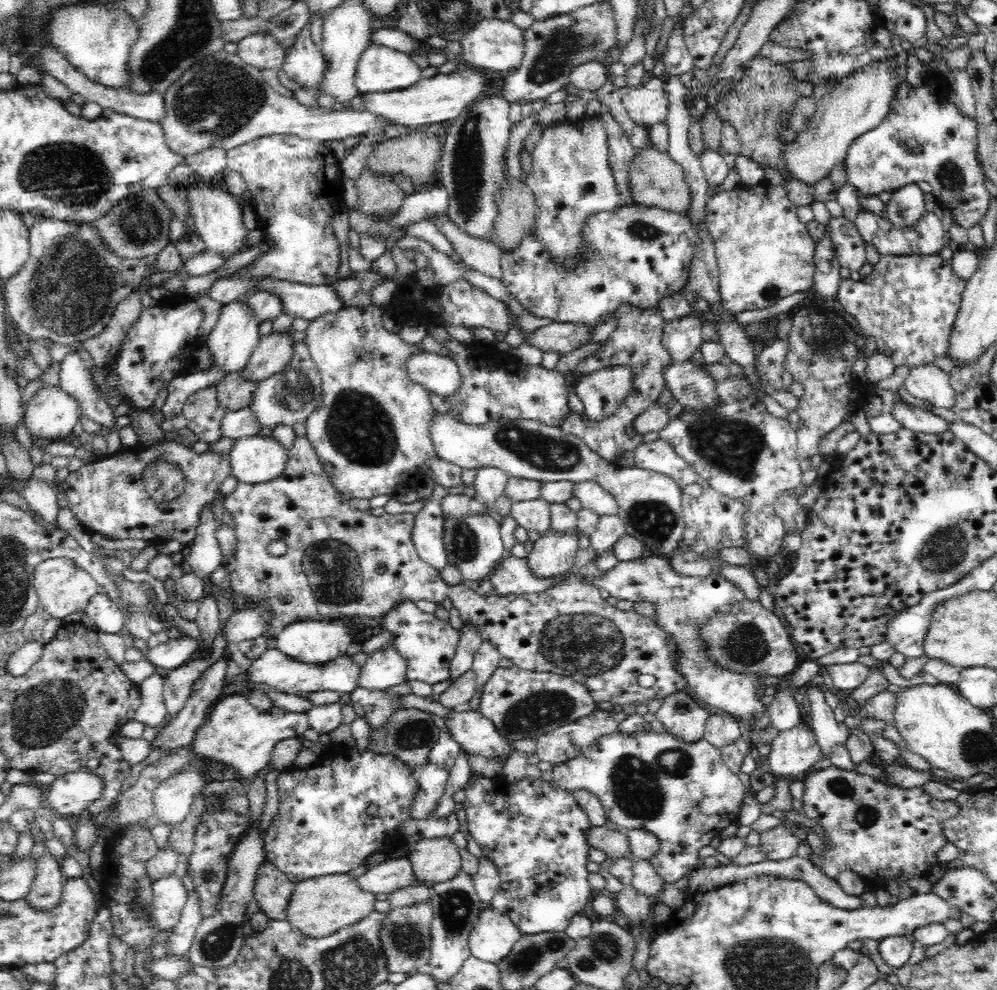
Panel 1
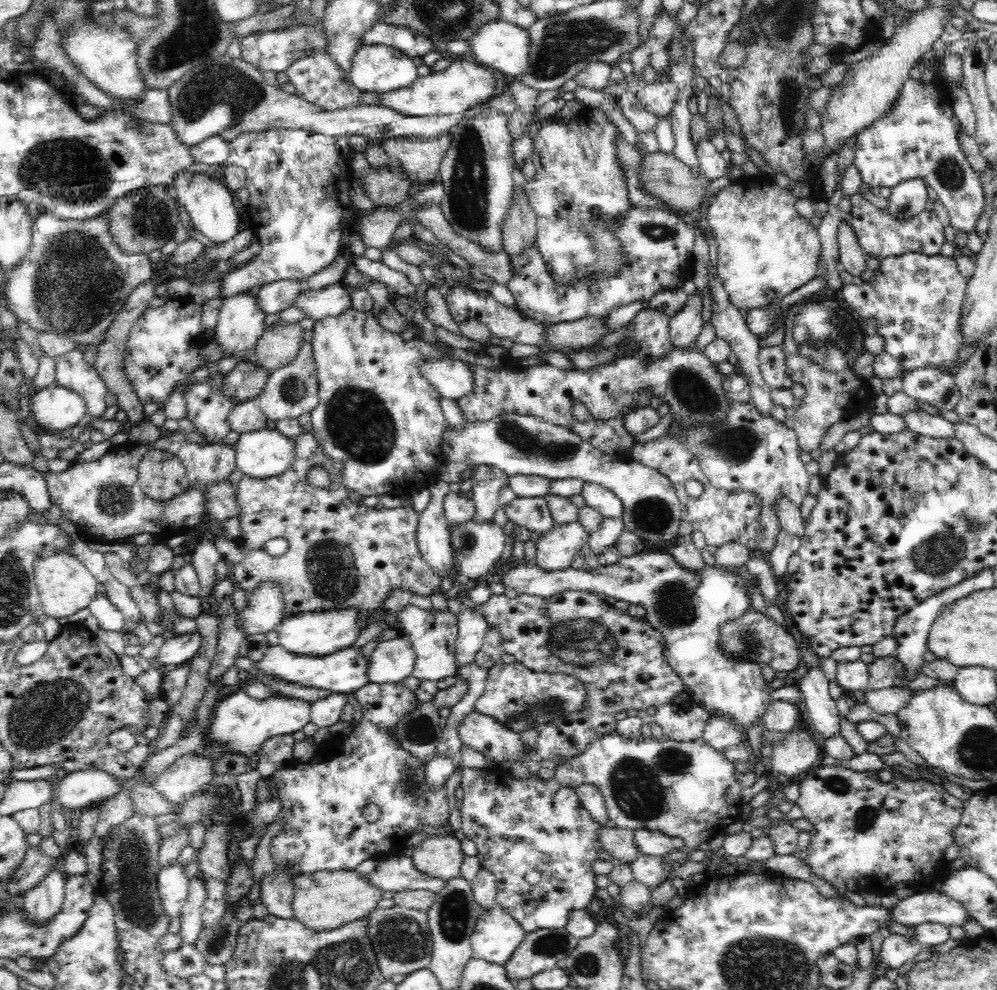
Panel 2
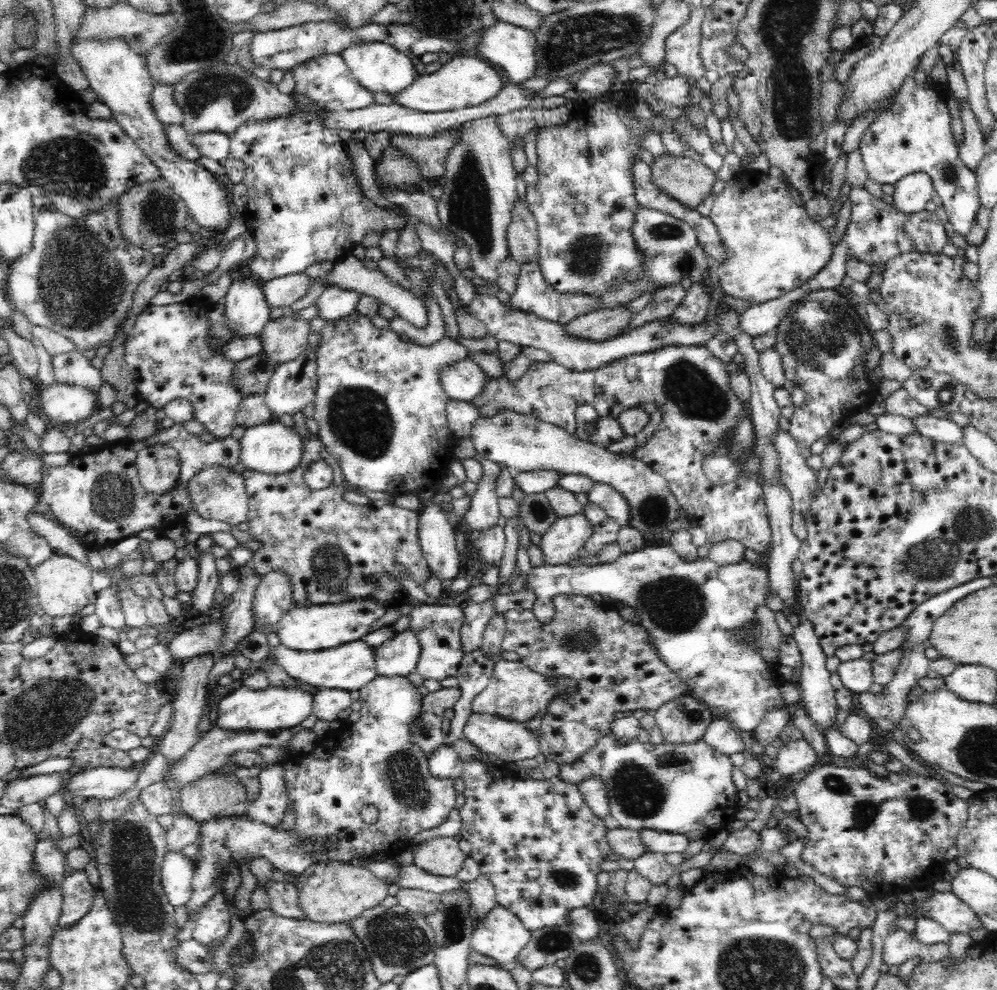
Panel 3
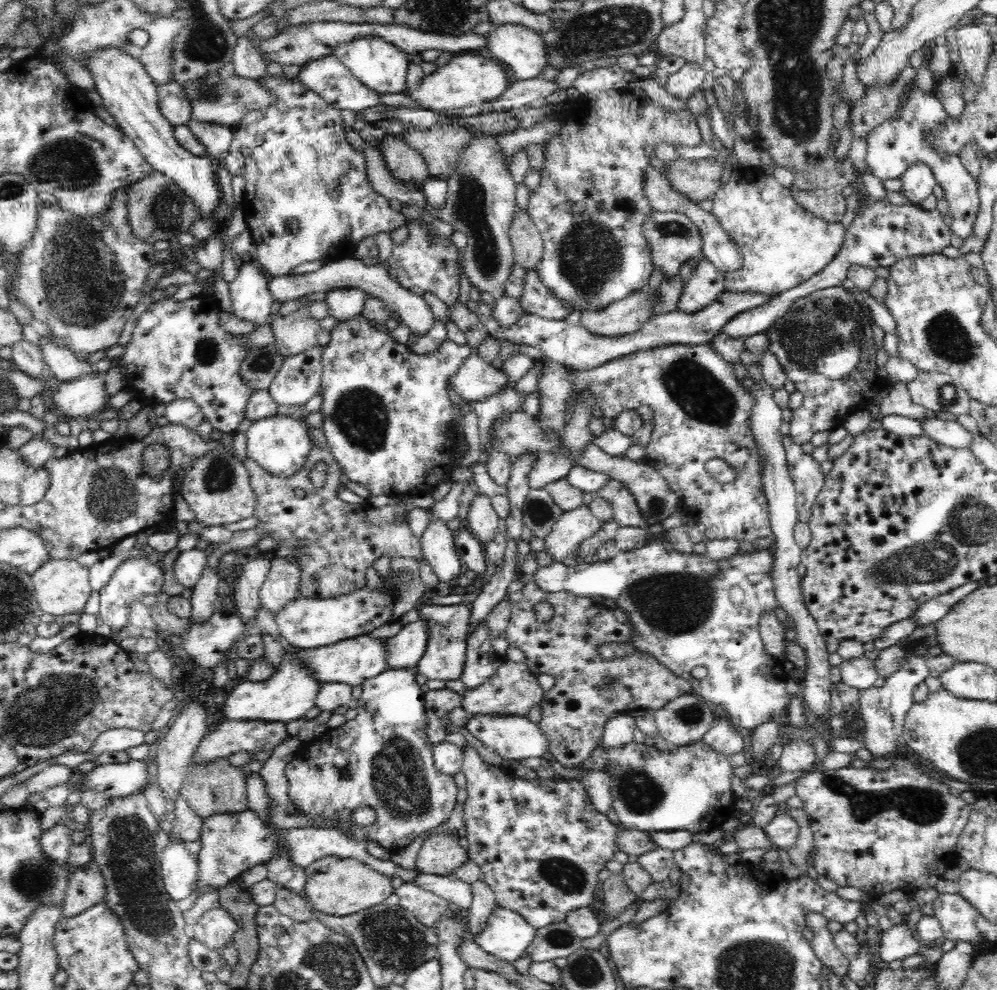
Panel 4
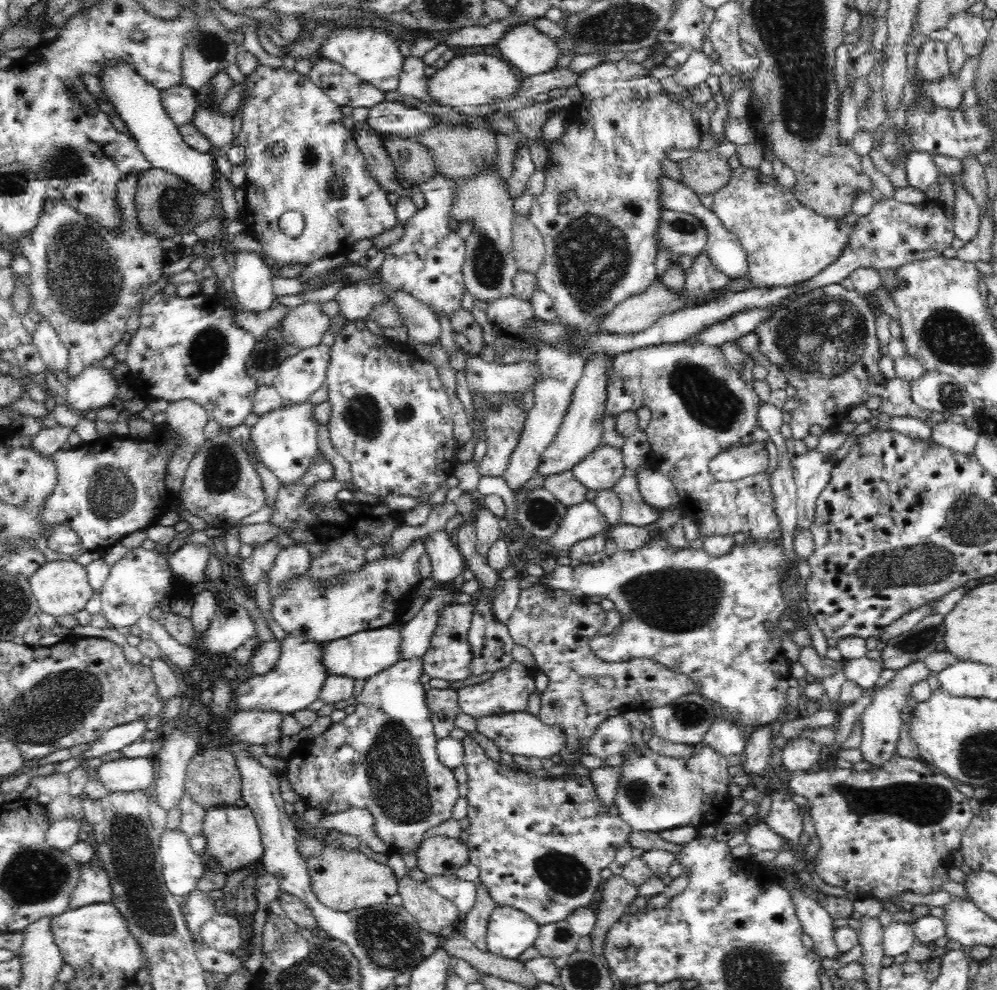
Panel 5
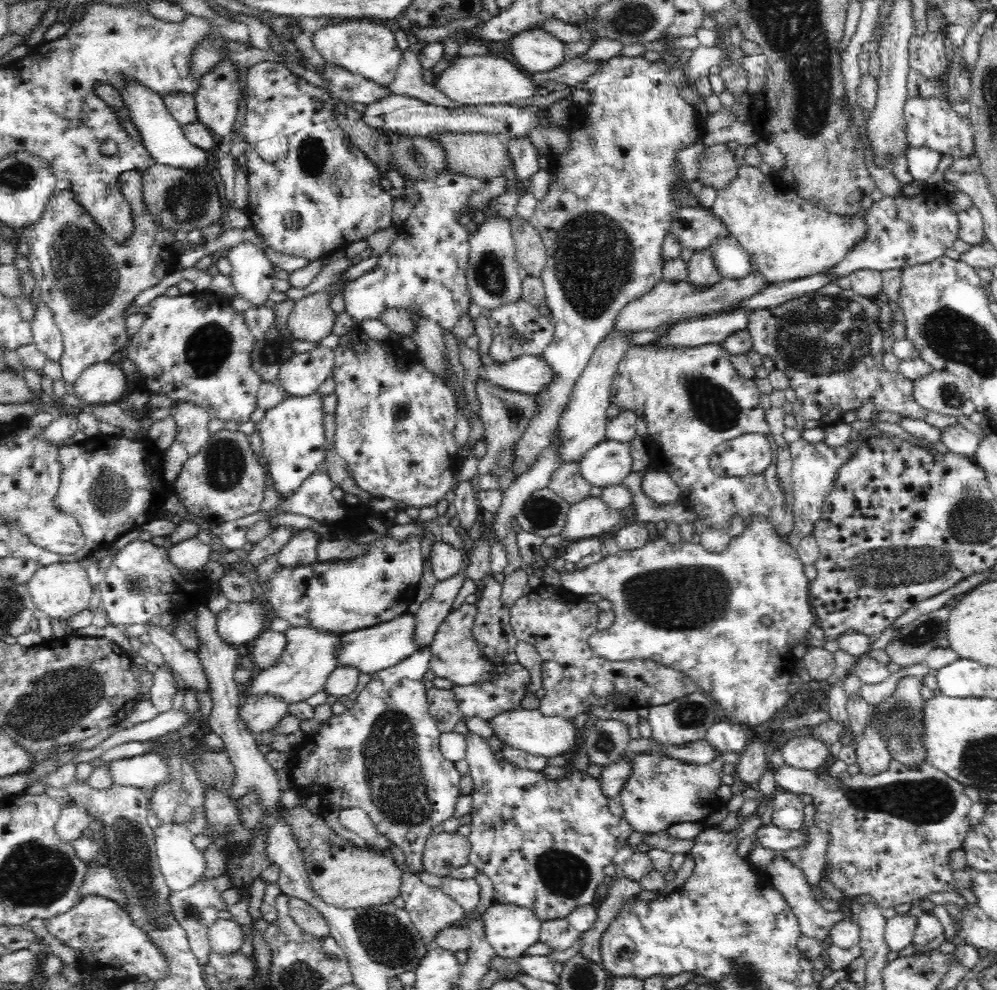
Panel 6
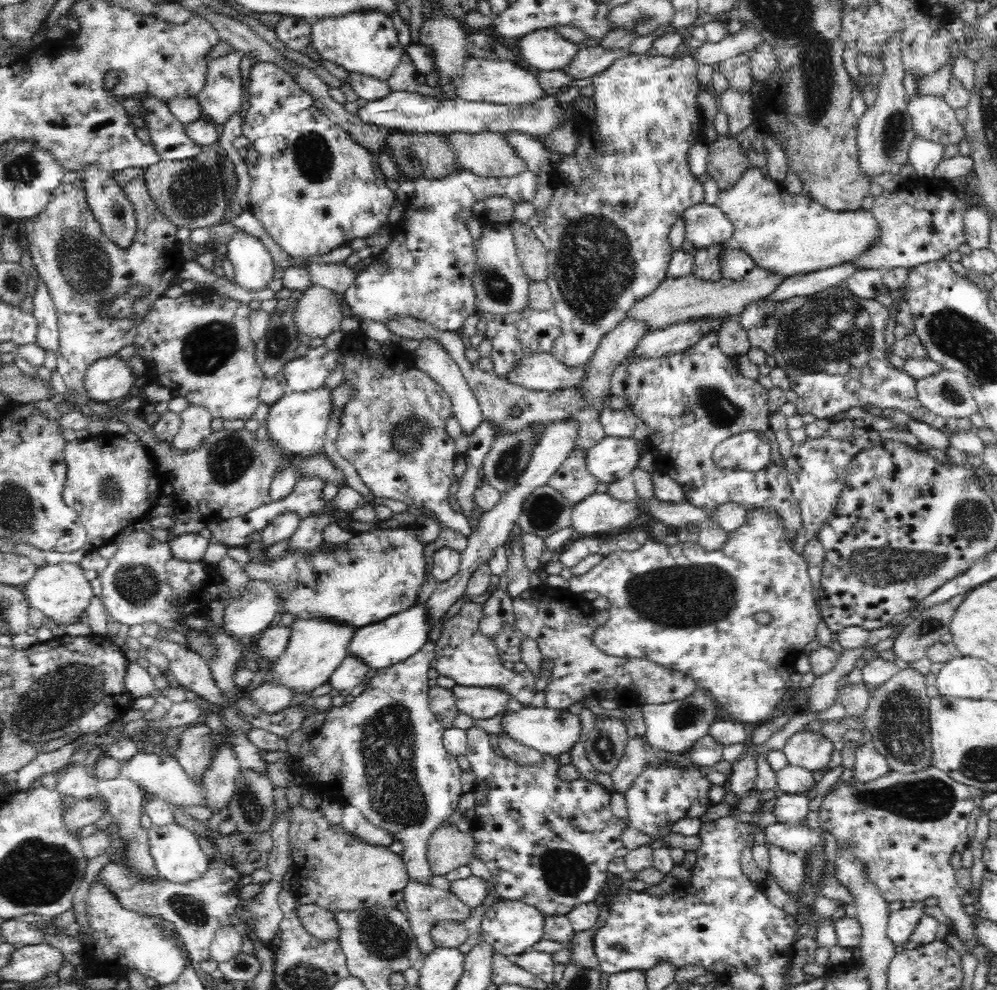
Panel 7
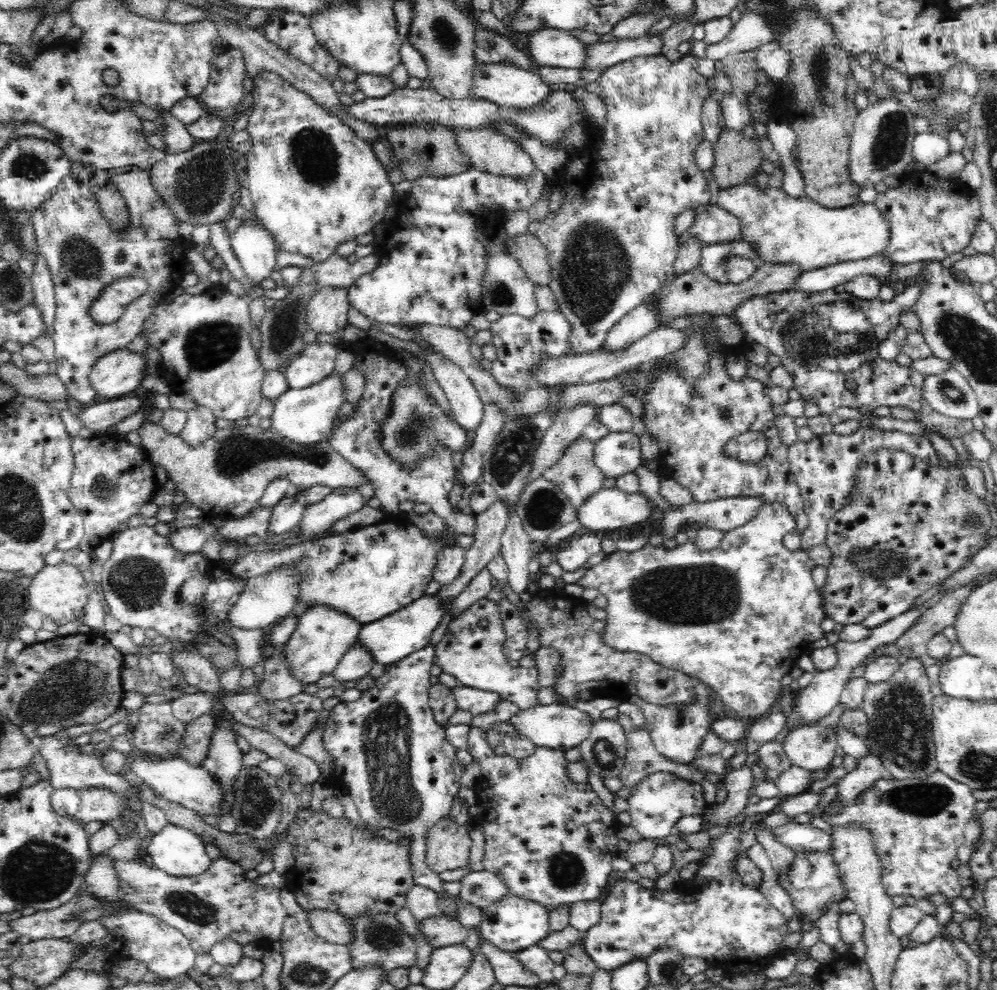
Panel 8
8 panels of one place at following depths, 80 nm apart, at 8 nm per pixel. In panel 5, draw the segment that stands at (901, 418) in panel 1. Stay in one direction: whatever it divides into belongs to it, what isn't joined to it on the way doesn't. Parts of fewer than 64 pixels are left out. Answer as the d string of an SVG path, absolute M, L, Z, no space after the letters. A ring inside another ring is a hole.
M945 421L932 425L933 442L958 453L973 453L980 433L970 430L966 425Z

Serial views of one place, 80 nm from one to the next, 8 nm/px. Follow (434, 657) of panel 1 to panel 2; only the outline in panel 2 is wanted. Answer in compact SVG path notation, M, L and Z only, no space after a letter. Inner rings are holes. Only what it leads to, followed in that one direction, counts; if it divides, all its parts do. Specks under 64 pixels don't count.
M407 605L396 613L397 619L390 622L390 626L396 626L398 622L403 626L400 632L406 641L410 641L412 652L416 655L416 662L412 670L412 676L423 680L438 682L448 676L455 676L458 671L456 667L456 643L459 633L458 617L449 609L429 610L419 608L415 605Z

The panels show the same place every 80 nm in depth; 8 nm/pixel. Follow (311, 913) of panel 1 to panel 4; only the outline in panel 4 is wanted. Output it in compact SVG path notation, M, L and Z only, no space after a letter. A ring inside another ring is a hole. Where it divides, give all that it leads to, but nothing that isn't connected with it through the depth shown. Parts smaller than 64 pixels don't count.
M324 856L305 868L305 898L311 912L318 910L328 915L346 916L384 903L395 894L392 881L368 864L356 858Z

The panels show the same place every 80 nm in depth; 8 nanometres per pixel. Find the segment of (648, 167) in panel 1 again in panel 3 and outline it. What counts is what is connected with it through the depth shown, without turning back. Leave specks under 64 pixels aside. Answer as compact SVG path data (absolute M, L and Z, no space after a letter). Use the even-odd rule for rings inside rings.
M669 153L657 156L650 165L652 183L666 195L688 208L696 206L712 192L716 173L704 165L703 160L672 156Z

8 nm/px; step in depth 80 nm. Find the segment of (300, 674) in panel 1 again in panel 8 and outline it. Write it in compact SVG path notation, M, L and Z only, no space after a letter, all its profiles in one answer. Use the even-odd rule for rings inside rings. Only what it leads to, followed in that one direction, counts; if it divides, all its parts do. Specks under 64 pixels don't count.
M424 595L394 614L363 625L358 634L358 641L370 651L376 664L391 665L424 648L430 642L430 636L436 626L440 624L446 610L449 610L448 603L442 603L442 599L438 599L438 595Z

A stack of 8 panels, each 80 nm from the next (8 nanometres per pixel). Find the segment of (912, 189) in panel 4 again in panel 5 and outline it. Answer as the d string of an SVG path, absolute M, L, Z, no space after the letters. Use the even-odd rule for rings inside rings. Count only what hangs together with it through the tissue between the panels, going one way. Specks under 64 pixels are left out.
M912 151L907 156L906 175L908 185L925 192L928 186L936 182L936 178L938 178L934 155L926 151Z

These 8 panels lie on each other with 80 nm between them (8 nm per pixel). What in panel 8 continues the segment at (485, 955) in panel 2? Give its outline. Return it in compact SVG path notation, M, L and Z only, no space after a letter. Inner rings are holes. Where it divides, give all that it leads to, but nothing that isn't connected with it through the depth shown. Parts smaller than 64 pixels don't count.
M509 893L505 898L483 909L482 924L480 924L479 929L483 937L495 947L515 953L524 950L526 947L538 945L540 940L549 935L549 918L550 913L542 904Z

